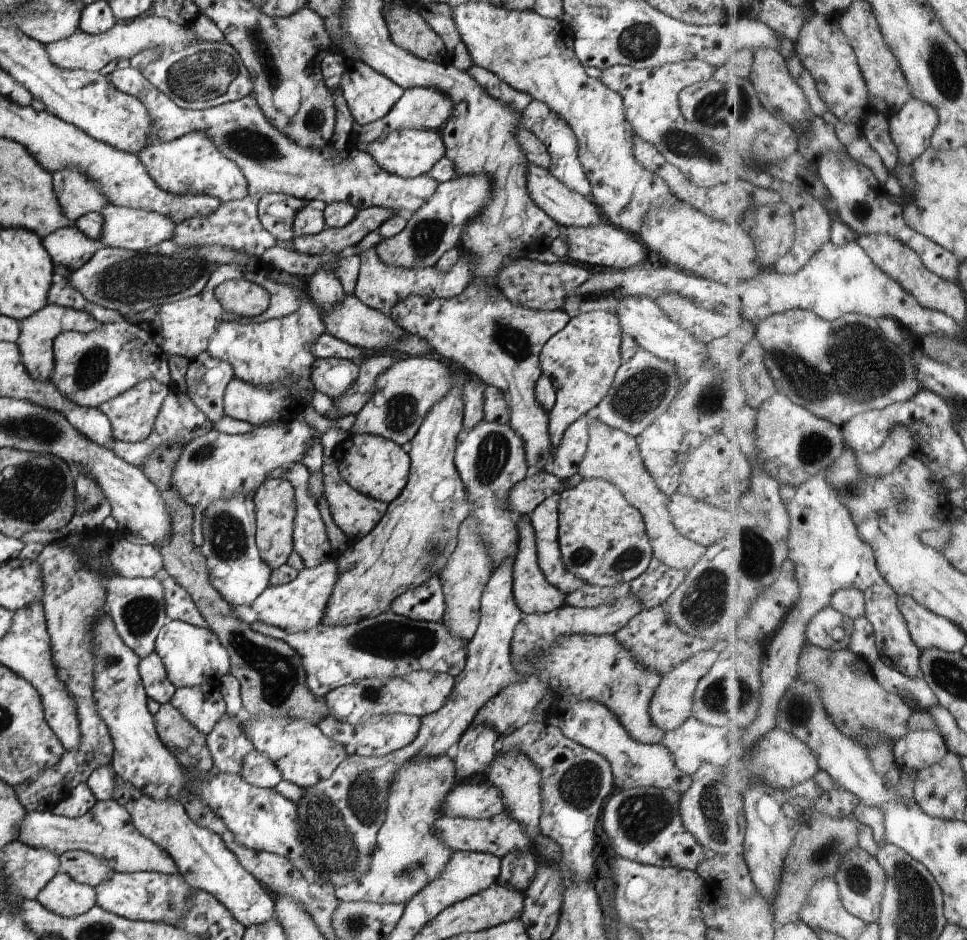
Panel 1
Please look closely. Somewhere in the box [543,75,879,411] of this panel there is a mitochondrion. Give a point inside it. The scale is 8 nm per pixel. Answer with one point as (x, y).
(717, 108)

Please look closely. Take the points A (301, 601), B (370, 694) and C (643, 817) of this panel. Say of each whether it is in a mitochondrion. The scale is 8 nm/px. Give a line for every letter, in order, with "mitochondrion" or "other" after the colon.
A: other
B: mitochondrion
C: mitochondrion

